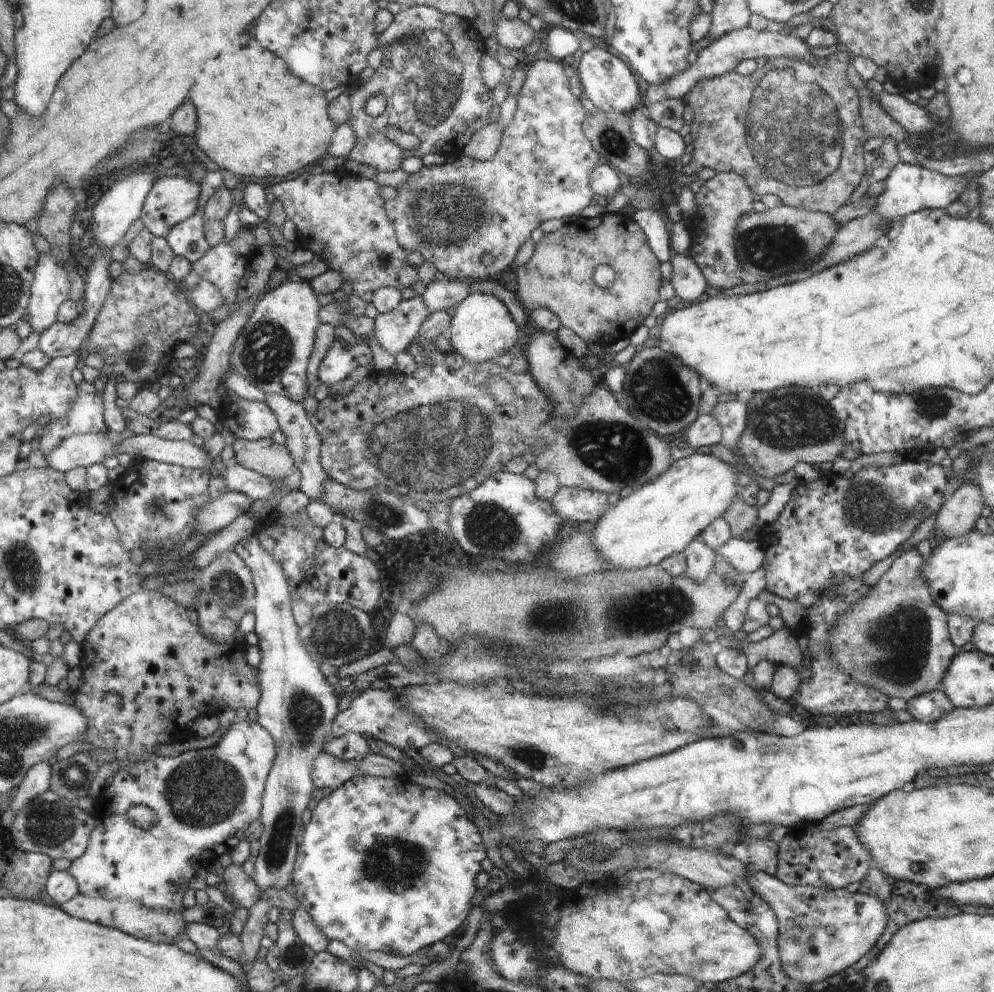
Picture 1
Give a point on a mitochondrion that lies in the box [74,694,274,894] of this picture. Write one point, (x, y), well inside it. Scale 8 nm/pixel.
(204, 792)

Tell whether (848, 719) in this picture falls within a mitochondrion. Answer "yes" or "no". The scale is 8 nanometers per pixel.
no

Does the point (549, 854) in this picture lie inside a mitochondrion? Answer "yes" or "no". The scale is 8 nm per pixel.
no

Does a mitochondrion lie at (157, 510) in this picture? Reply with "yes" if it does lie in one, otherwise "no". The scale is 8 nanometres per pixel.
yes

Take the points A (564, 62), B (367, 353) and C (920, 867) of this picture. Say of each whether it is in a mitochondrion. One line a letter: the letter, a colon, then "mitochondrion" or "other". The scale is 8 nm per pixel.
A: other
B: other
C: other

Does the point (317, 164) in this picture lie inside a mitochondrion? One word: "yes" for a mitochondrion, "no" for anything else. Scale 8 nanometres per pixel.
no

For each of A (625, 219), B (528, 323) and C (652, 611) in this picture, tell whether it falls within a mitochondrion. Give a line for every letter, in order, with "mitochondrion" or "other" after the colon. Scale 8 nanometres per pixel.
A: other
B: other
C: mitochondrion

